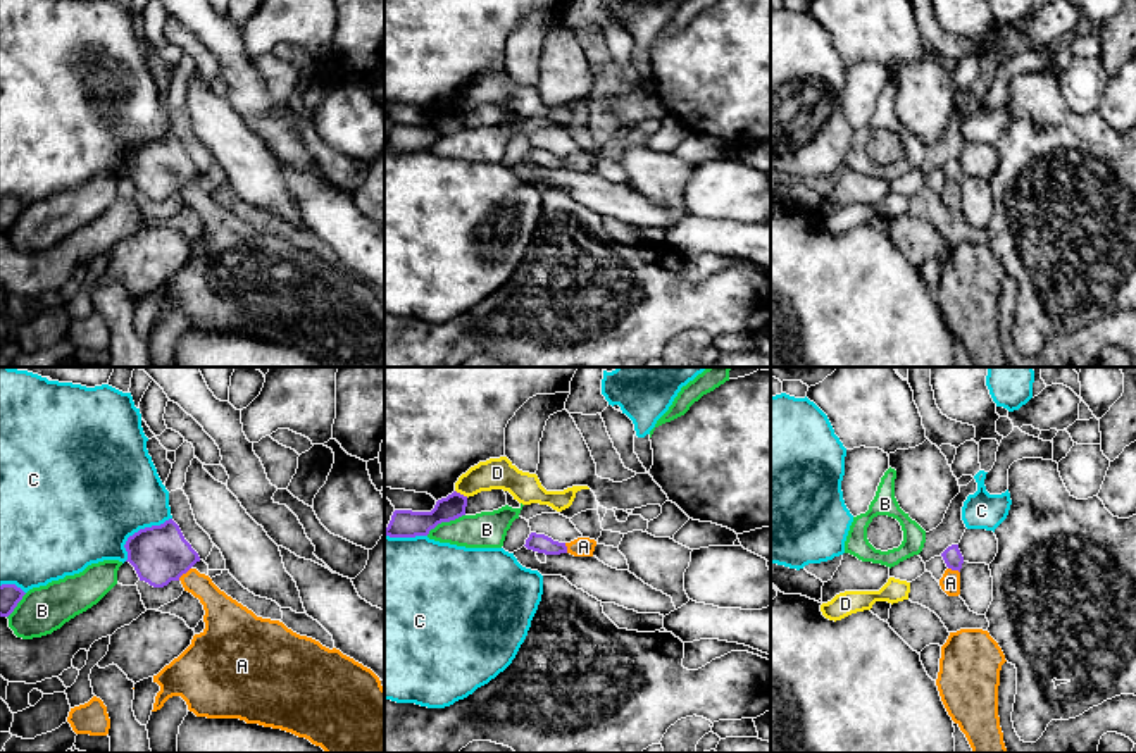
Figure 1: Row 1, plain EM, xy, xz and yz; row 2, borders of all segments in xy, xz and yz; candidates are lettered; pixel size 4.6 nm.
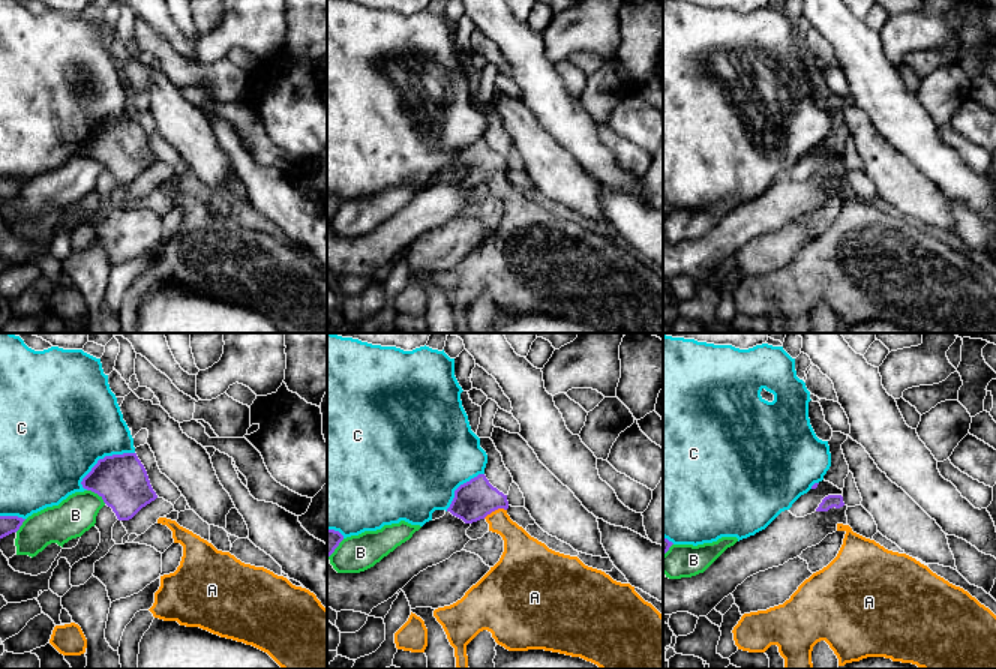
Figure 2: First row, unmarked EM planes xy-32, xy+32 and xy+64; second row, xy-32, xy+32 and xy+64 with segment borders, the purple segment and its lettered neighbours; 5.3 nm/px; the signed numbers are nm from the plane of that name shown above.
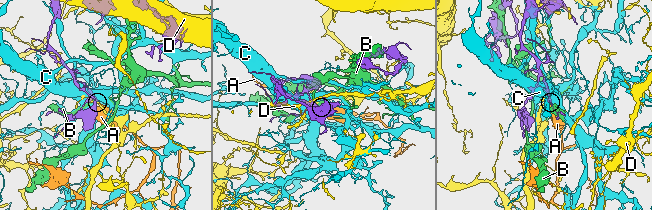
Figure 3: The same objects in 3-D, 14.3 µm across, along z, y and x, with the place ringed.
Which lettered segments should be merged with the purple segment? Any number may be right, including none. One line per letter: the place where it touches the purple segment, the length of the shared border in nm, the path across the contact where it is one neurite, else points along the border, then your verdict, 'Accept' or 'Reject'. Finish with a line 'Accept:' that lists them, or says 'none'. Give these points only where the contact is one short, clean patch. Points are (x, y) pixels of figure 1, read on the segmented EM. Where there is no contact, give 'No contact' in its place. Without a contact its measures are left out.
A: Touches purple at xy (183, 572). Shared border 90 nm. Path across: xy (159, 553), (166, 555), (183, 572), (221, 610). Accept
B: Touches purple at xz (445, 521). Shared border 200 nm. Reject
C: Touches purple at xy (140, 529). Shared border 300 nm. Reject
D: Touches purple at xz (462, 495). Shared border 70 nm. Reject
Accept: A

